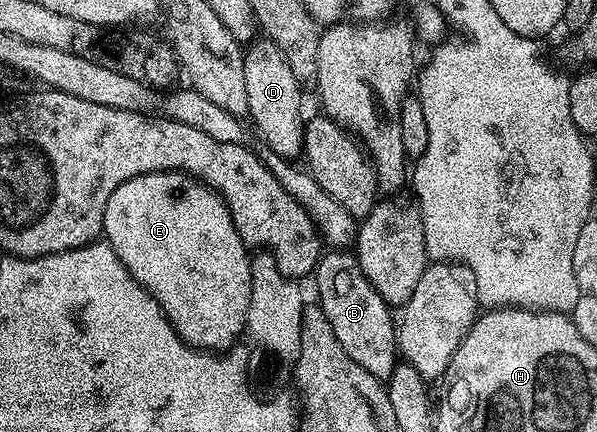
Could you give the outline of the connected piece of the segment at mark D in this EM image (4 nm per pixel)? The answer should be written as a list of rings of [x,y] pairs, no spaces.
[[[255,39],[245,46],[243,55],[244,88],[248,91],[248,117],[253,128],[258,128],[258,133],[265,145],[270,147],[276,155],[295,159],[301,158],[304,153],[302,134],[304,132],[304,116],[302,117],[302,89],[296,75],[292,73],[291,67],[285,61],[280,47],[267,39]]]

